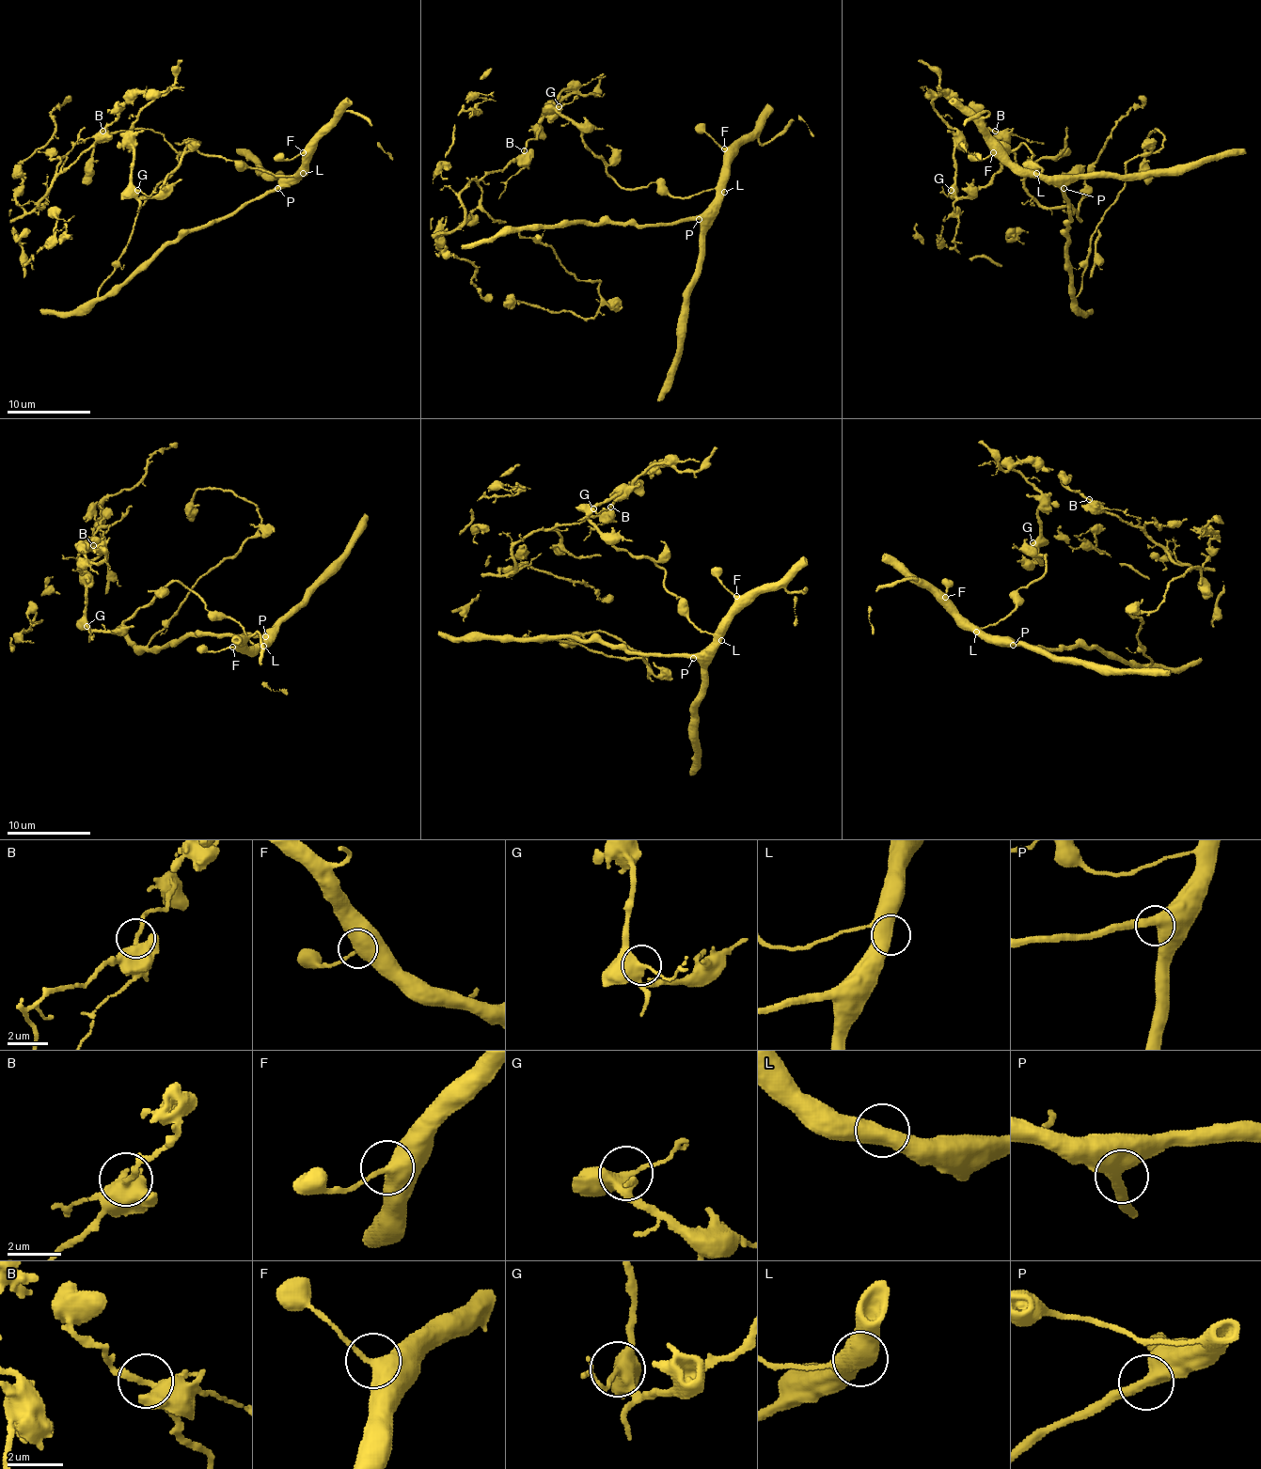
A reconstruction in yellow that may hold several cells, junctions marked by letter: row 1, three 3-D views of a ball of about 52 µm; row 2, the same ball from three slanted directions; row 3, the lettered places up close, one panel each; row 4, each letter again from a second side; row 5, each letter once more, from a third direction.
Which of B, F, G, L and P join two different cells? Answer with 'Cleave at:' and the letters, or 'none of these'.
Cleave at: none of these

